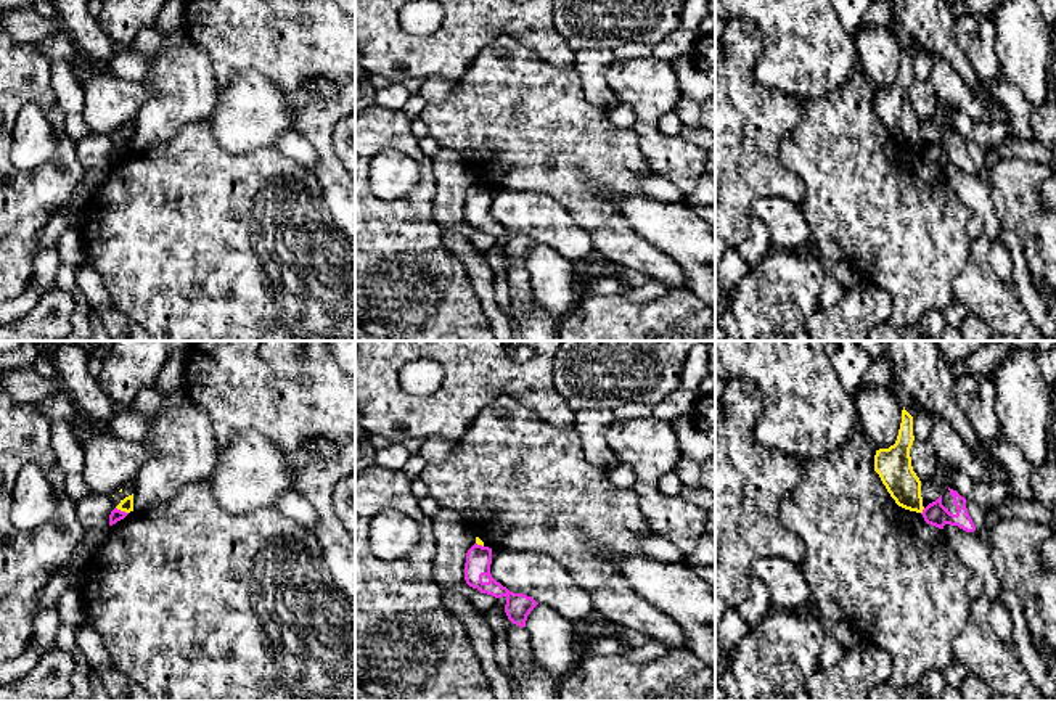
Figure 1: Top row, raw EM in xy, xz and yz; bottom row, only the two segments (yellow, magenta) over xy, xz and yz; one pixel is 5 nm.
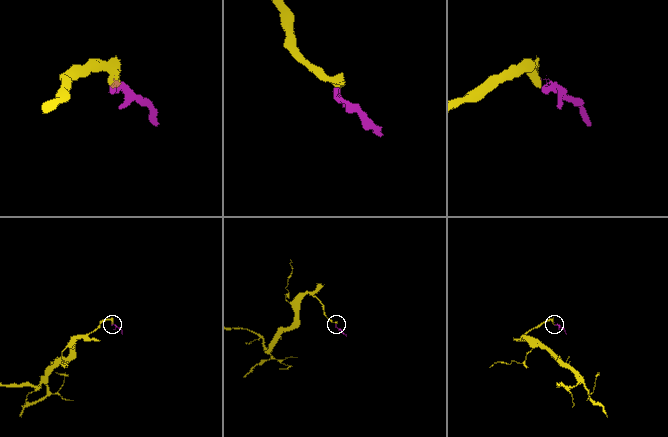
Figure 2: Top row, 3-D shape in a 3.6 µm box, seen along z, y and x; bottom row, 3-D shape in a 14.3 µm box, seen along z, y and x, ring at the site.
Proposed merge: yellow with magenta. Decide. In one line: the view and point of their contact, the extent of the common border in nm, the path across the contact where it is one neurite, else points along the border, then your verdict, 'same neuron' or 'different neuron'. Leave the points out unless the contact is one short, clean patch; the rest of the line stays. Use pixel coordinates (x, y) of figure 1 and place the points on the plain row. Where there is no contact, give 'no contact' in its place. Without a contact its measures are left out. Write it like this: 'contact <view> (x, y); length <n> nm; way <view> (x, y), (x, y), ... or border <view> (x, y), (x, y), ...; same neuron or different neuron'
contact xy (122, 150); length 70 nm; border xy (116, 147), (127, 153); different neuron

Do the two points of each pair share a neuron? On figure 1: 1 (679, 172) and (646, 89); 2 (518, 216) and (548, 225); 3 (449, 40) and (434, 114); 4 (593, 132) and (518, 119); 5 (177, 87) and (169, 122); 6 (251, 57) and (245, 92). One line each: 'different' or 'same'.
1: same
2: same
3: different
4: same
5: same
6: different

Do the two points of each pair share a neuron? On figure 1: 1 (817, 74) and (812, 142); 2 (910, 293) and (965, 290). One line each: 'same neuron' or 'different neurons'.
1: different neurons
2: different neurons

